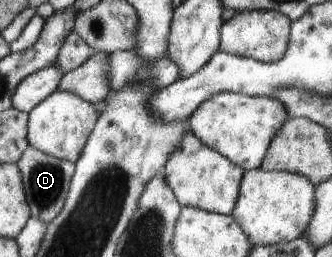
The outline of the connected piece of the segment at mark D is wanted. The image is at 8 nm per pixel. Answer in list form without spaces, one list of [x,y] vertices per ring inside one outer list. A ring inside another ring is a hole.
[[[27,144],[17,166],[22,176],[24,193],[26,194],[31,217],[38,218],[42,222],[52,223],[65,206],[76,164],[68,162],[68,160],[58,160],[54,156],[48,156],[46,152],[40,152],[38,148]]]

